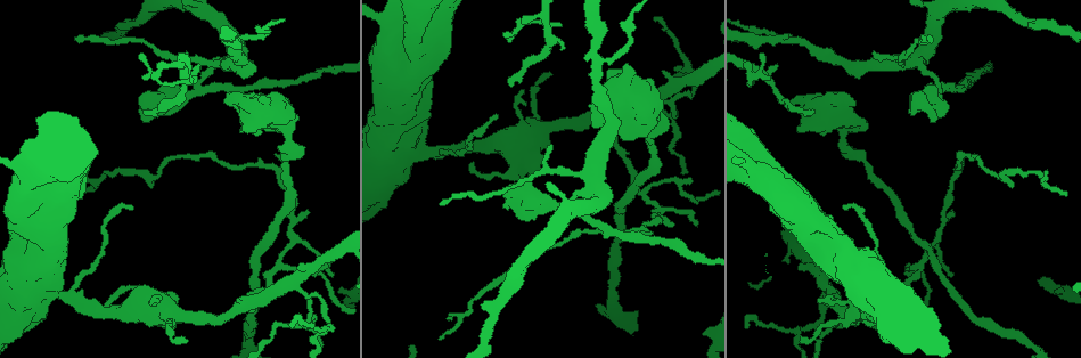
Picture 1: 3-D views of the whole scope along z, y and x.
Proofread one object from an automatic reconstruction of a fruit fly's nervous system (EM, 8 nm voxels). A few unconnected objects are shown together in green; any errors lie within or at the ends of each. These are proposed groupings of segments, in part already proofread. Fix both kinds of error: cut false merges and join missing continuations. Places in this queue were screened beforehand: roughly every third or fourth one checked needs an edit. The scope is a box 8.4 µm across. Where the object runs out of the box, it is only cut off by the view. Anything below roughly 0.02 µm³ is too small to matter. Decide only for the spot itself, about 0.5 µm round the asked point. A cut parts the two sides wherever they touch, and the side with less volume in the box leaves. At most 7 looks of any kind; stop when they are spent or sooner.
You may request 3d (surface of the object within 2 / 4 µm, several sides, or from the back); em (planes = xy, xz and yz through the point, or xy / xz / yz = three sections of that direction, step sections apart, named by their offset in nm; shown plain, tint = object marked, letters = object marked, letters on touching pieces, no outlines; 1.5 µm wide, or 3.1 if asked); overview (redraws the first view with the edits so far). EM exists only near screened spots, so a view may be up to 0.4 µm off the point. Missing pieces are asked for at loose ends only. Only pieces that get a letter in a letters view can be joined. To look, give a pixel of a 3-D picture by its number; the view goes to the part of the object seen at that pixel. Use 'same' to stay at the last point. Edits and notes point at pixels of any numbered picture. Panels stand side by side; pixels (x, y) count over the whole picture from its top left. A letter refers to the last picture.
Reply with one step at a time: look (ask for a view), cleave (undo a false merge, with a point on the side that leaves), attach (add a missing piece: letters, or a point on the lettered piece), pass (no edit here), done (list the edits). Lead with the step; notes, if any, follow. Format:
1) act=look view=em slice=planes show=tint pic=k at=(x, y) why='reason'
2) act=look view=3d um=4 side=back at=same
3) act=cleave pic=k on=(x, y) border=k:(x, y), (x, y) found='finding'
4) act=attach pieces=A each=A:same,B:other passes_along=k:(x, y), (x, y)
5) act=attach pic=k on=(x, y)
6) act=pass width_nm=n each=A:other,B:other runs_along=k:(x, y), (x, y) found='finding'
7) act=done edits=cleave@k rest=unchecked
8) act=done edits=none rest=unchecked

act=look view=em slice=yz step=4 show=tint pic=1 at=(199, 85)

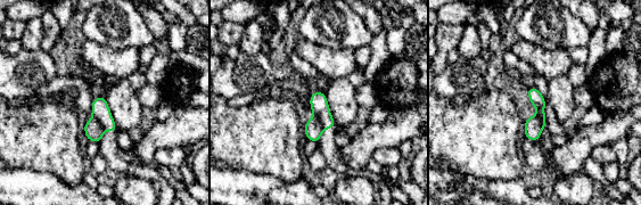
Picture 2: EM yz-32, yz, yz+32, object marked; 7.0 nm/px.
act=look view=em slice=planes show=letters at=same

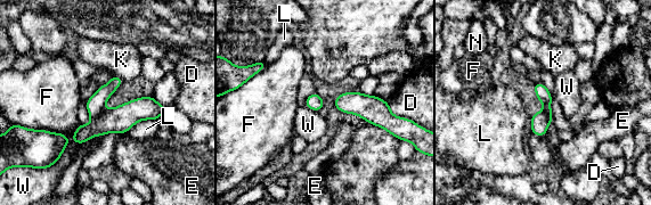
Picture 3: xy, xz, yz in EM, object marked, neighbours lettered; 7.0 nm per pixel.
act=cleave pic=3 on=(121, 119) width_nm=140 each=D:other,E:other,F:other,K:other,L:other,N:other,W:other found='a second neuron is stuck on'

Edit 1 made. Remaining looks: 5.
act=look view=em slice=planes show=letters pic=1 at=(145, 111)

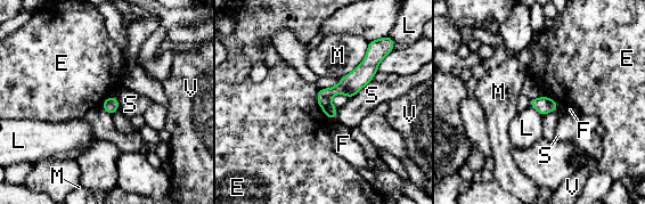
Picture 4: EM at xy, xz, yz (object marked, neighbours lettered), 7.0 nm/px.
act=pass width_nm=100 longest_contact=M:360nm each=E:other,F:other,L:other,M:other,S:other,V:other found='no lettered piece goes on from it'

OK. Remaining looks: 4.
act=done edits=cleave@3 rest=unchecked

